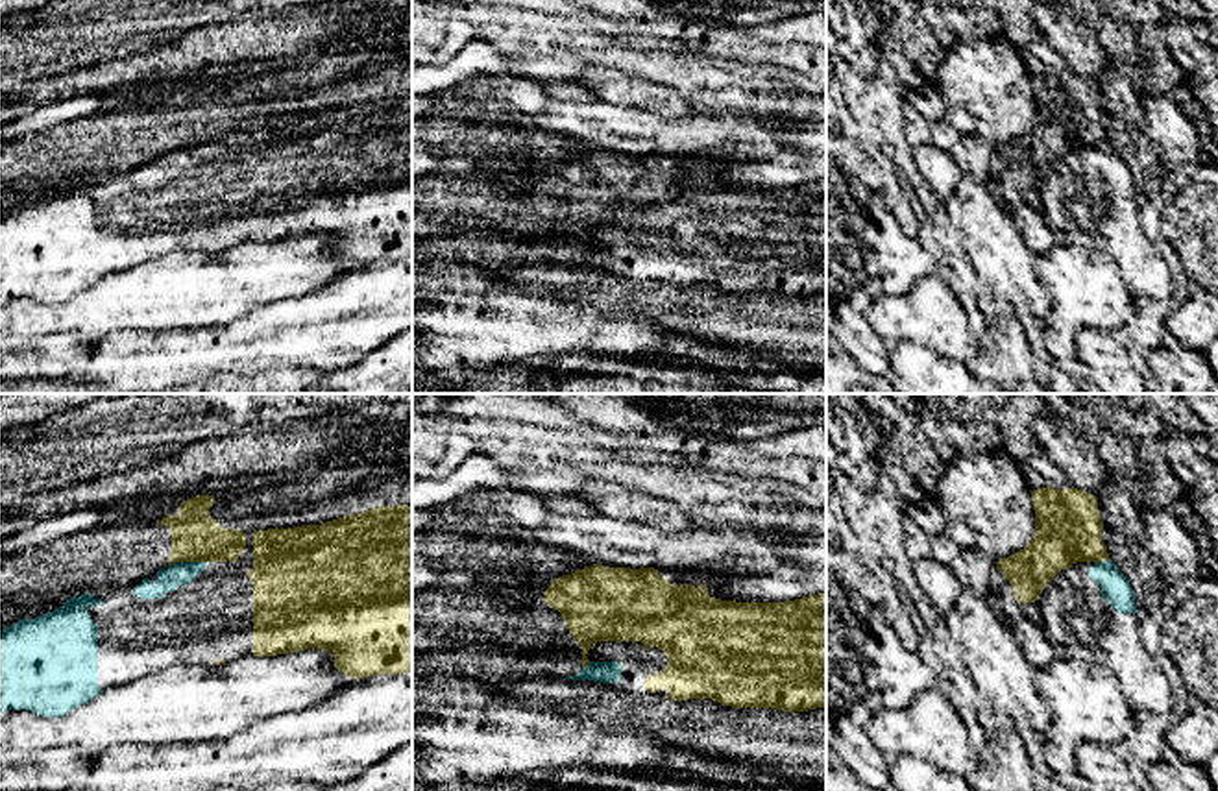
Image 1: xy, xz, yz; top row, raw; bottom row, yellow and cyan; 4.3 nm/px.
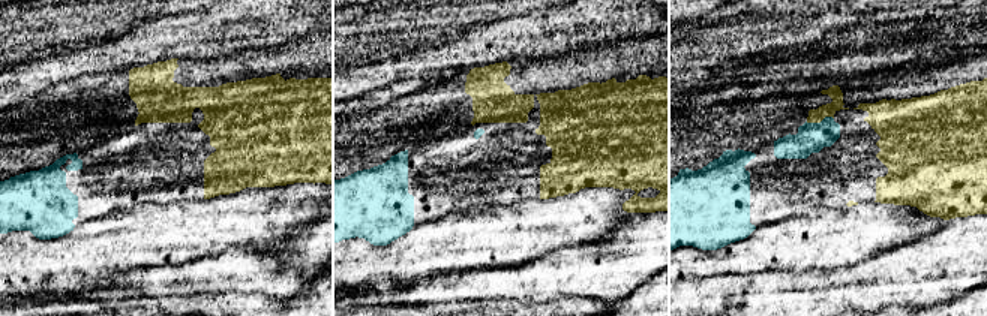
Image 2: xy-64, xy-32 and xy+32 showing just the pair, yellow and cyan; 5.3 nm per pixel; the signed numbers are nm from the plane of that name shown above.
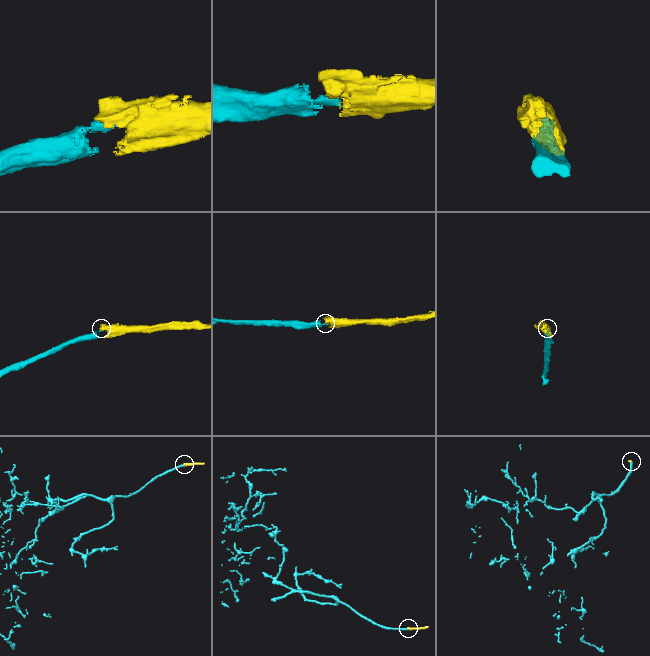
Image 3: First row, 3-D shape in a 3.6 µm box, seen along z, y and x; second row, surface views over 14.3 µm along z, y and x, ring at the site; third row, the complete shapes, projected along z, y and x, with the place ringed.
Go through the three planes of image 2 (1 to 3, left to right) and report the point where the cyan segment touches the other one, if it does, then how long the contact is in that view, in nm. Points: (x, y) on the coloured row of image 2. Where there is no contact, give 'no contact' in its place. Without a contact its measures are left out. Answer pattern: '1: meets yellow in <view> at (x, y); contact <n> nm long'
1: no contact
2: no contact
3: meets yellow in xy+32 at (819, 122); contact 150 nm long

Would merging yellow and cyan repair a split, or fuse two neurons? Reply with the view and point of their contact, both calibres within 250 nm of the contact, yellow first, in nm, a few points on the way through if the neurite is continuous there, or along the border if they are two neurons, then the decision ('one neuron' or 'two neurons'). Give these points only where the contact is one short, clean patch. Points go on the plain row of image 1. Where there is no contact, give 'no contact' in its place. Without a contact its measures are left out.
meets yellow in xy at (187, 146); 200 nm thick on the yellow side, 100 nm on the other; runs through xy (194, 122), (187, 146), (178, 159); one neuron

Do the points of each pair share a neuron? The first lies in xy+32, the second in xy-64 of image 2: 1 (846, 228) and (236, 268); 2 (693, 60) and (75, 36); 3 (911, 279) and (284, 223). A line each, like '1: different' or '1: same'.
1: different
2: same
3: different

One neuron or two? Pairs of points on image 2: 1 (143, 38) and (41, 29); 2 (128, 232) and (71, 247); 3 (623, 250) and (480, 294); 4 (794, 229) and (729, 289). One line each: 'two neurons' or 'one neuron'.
1: two neurons
2: one neuron
3: one neuron
4: two neurons

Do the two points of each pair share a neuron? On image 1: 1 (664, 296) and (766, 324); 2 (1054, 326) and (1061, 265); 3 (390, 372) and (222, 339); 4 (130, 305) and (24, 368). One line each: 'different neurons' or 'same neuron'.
1: same neuron
2: same neuron
3: different neurons
4: different neurons

